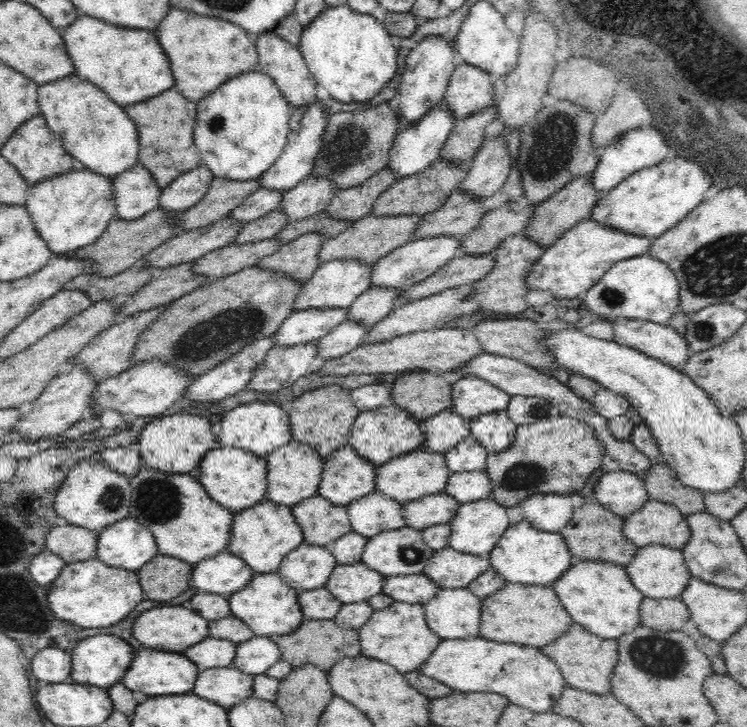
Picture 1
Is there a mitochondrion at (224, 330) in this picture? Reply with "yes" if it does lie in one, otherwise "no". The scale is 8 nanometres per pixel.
yes

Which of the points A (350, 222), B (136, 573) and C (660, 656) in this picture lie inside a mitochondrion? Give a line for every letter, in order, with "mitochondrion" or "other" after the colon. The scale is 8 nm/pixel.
A: other
B: other
C: mitochondrion

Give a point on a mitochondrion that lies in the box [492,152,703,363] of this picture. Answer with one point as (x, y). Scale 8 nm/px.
(612, 297)

